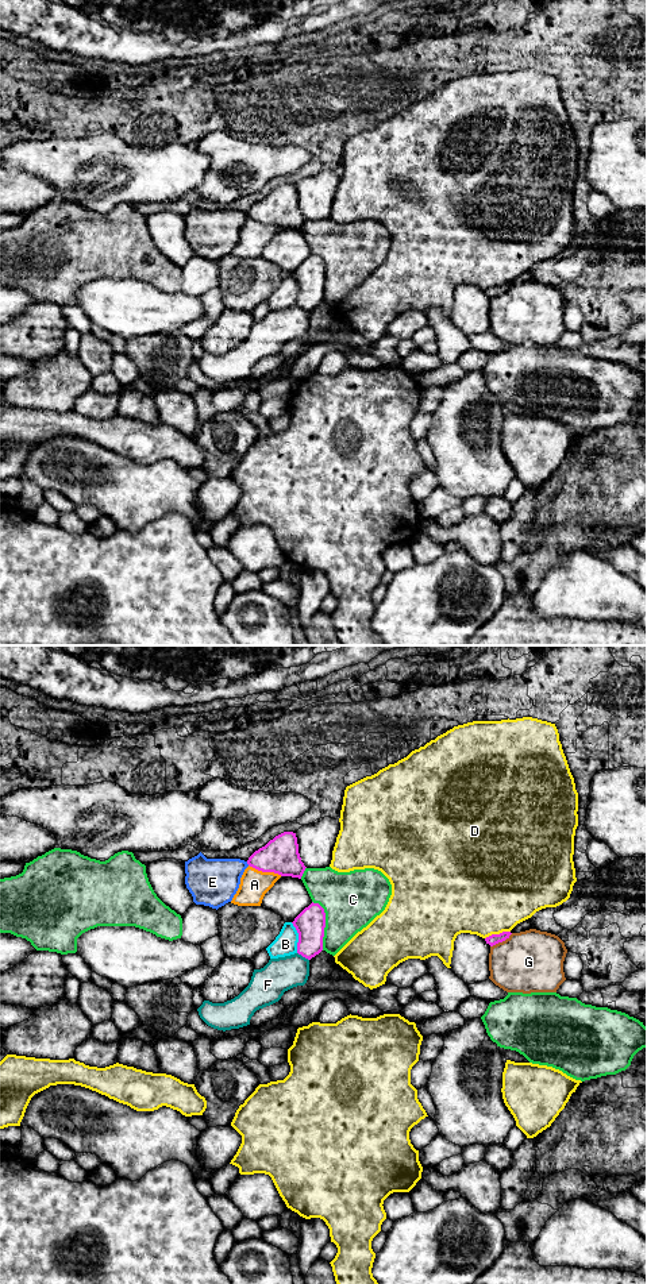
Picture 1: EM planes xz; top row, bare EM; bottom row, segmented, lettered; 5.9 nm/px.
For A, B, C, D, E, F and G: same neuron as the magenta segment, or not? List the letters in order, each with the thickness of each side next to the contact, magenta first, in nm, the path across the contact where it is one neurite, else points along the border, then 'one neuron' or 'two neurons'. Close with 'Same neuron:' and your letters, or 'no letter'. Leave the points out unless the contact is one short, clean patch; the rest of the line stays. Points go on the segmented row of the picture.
A: 220/170 nm | two neurons
B: 180/140 nm | two neurons
C: 180/340 nm | two neurons
D: 70/480 nm | two neurons
E: 220/280 nm | two neurons
F: 180/200 nm | along xz (297, 952), (308, 960) | two neurons
G: 70/360 nm | two neurons
Same neuron: no letter

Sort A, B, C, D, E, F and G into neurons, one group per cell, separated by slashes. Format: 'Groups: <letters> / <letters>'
Groups: A / B / C / D / E / F / G

